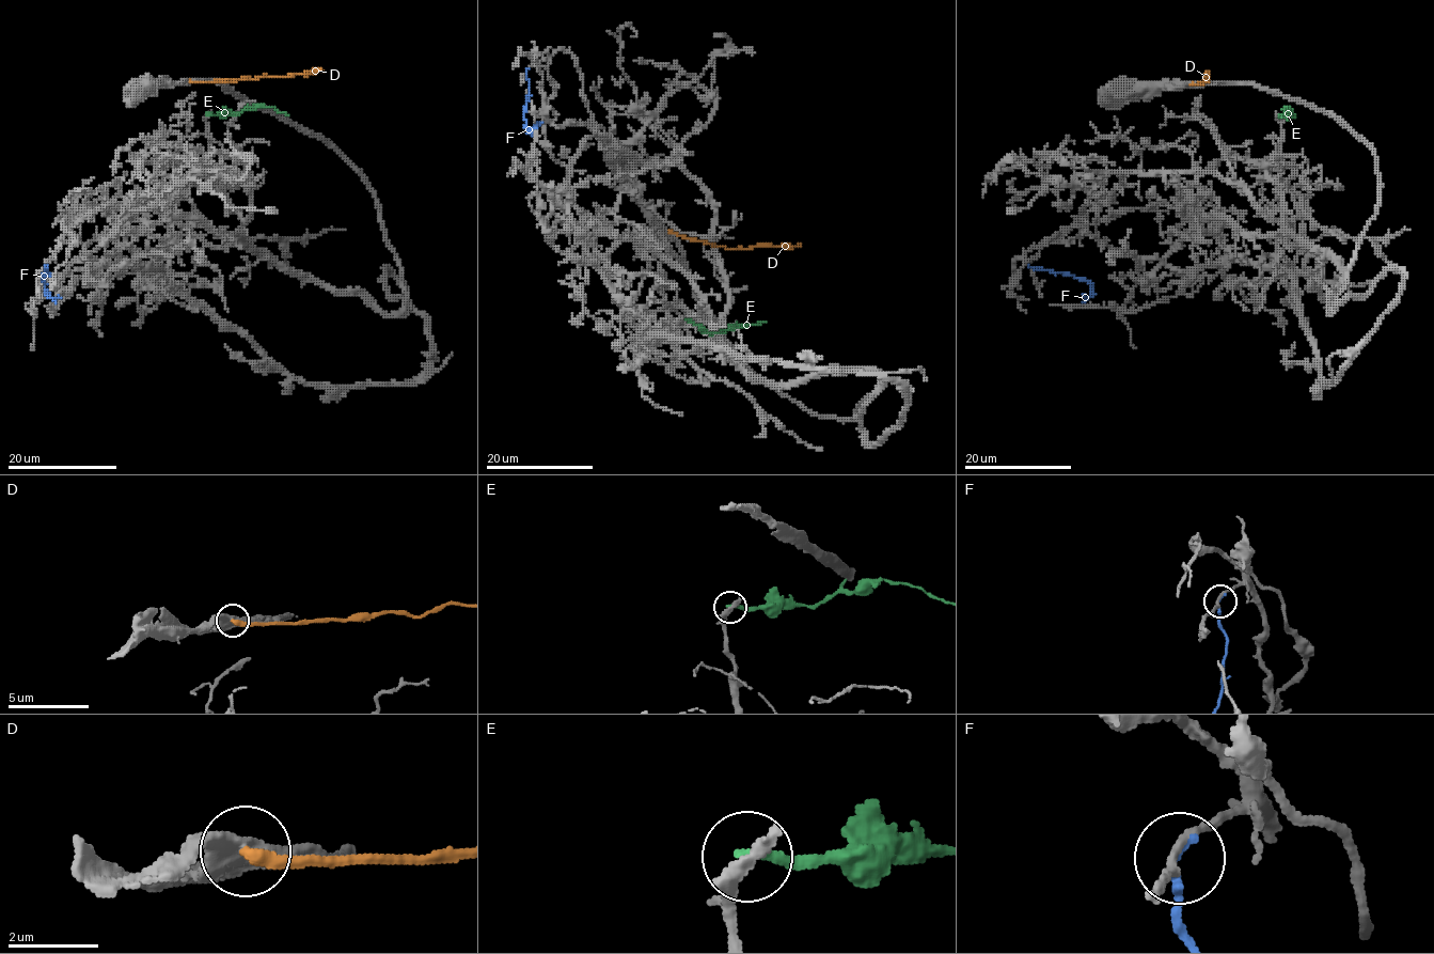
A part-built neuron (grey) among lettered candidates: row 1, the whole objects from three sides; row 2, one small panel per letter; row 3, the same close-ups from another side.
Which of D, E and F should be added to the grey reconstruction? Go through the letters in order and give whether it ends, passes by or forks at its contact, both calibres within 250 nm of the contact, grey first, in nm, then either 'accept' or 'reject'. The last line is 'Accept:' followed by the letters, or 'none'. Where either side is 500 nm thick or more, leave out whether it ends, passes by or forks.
D: it ends; calibres 340 and 320 nm; reject
E: it ends; calibres 440 and 180 nm; reject
F: it ends; calibres 170 and 200 nm; reject
Accept: none

